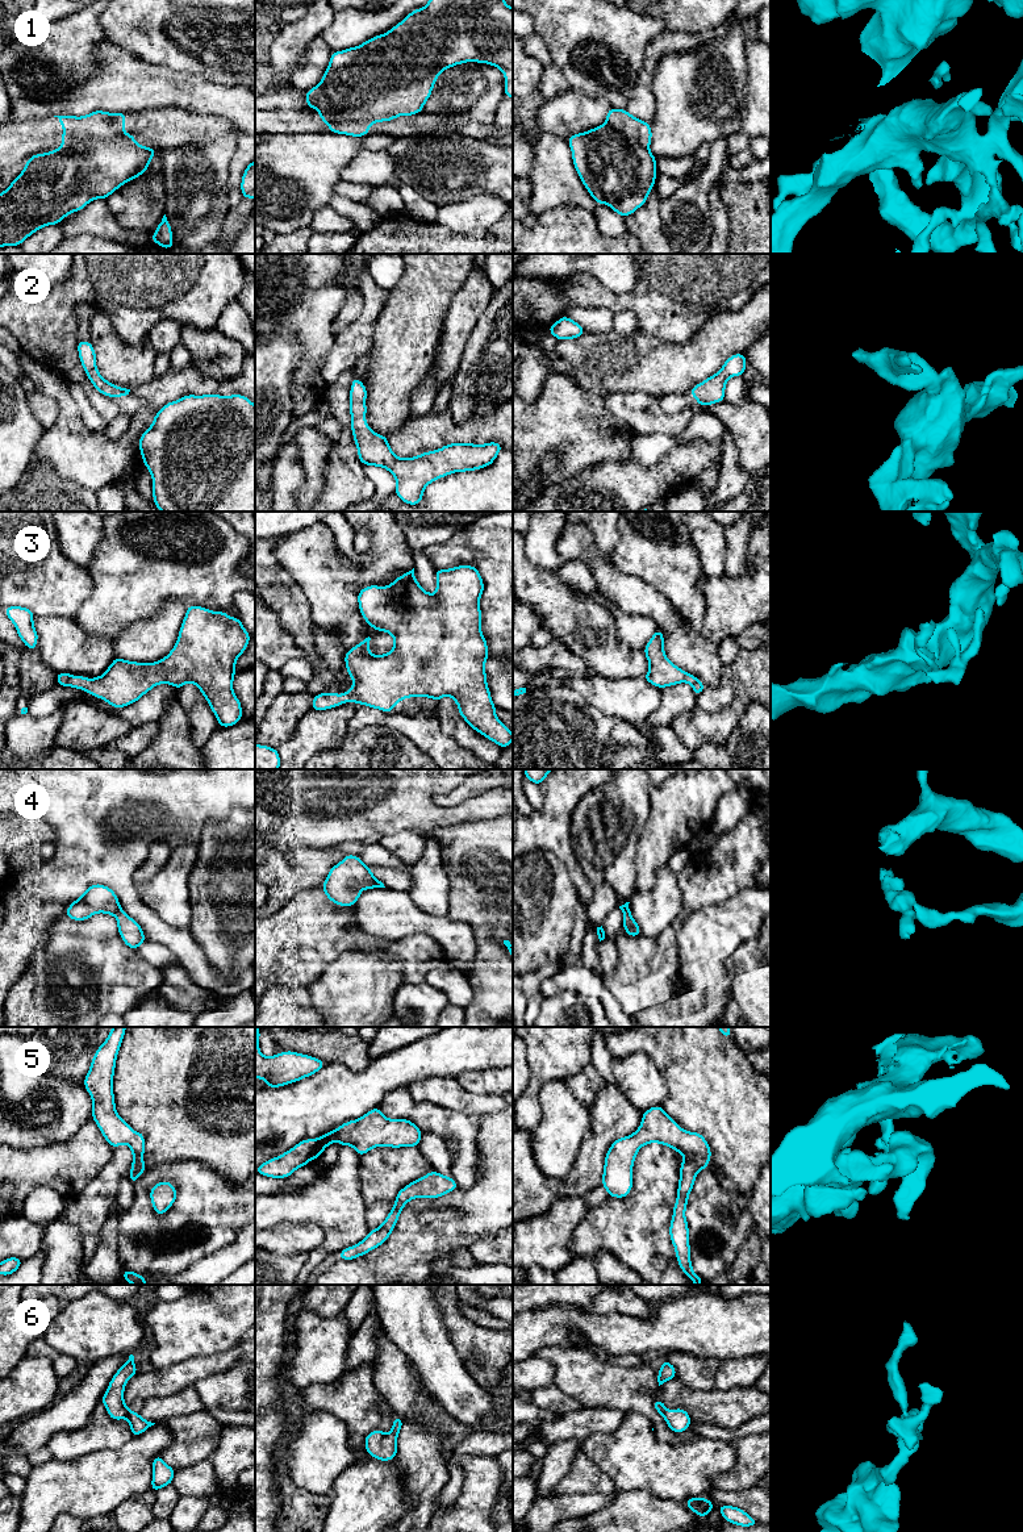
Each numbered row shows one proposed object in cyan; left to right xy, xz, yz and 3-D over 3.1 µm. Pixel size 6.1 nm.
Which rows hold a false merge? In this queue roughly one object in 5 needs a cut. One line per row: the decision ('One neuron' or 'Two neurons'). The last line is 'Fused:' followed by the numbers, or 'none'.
1: Two neurons
2: One neuron
3: One neuron
4: Two neurons
5: One neuron
6: One neuron
Fused: 1, 4

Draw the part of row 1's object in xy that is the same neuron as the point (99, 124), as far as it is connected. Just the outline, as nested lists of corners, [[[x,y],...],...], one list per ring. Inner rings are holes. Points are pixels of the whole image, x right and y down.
[[[93,110],[82,117],[54,116],[59,118],[60,126],[64,129],[64,133],[60,135],[63,143],[57,150],[72,147],[89,137],[110,139],[124,134],[126,114],[126,112]]]

